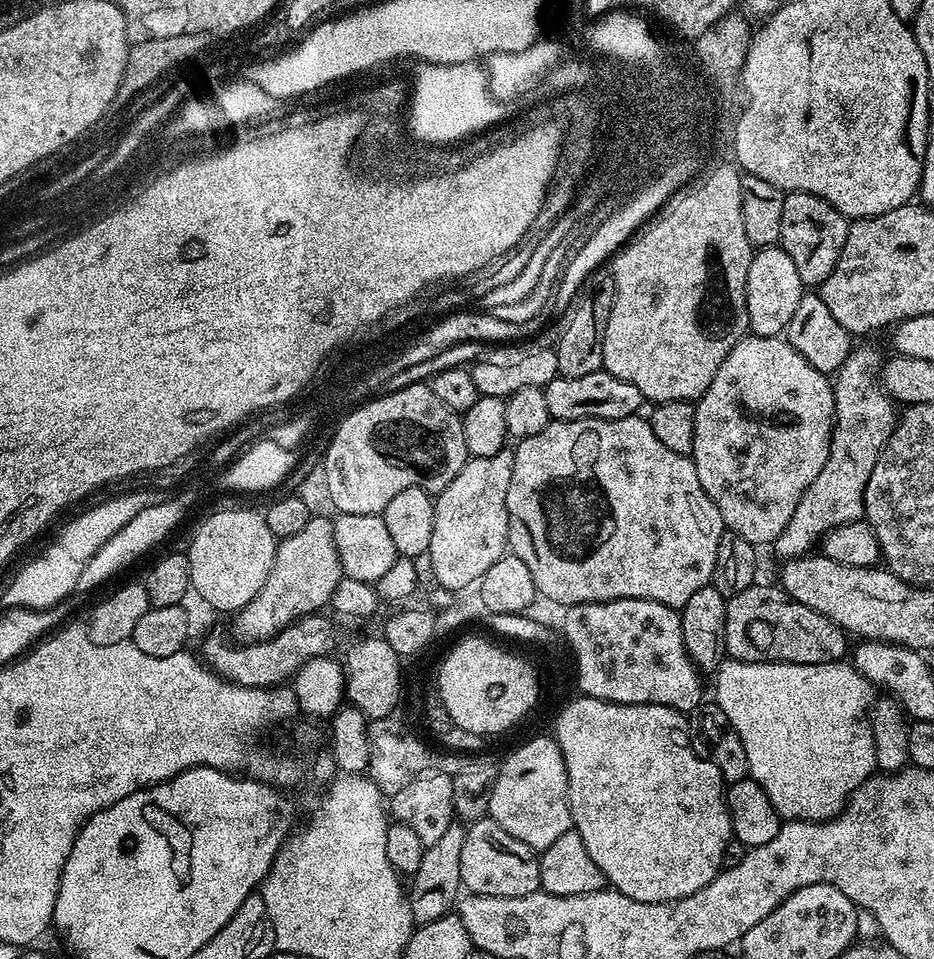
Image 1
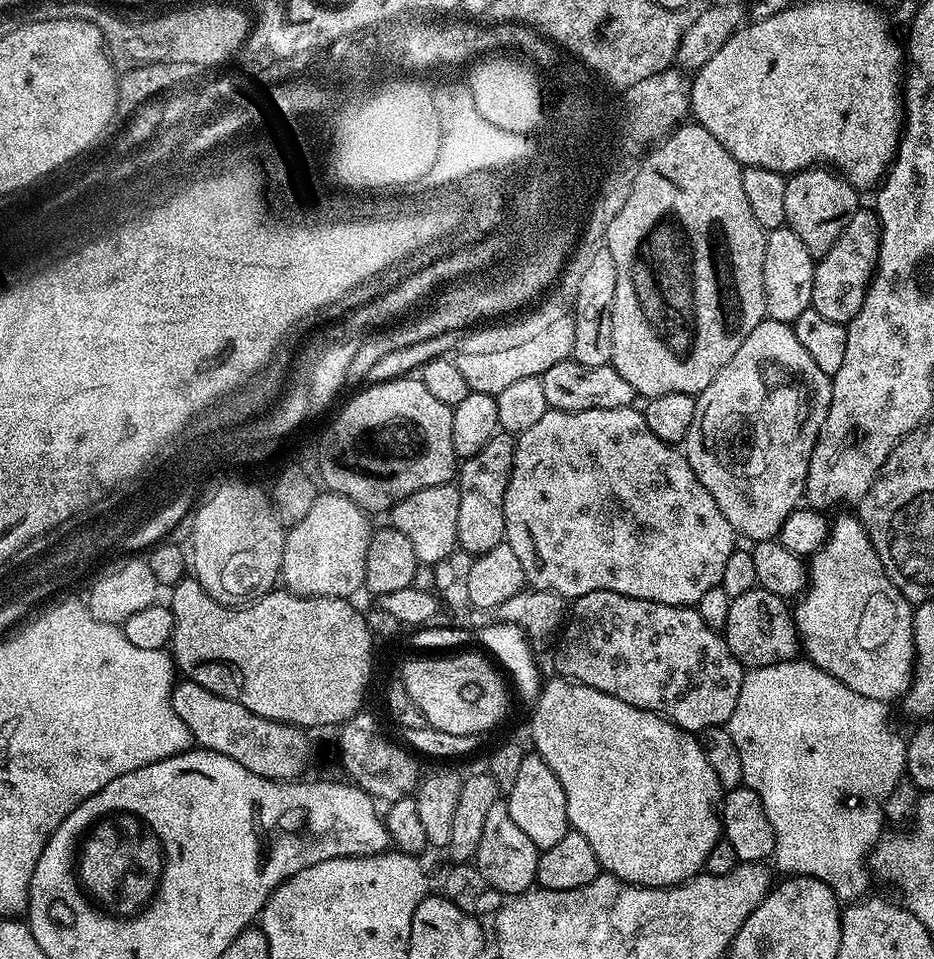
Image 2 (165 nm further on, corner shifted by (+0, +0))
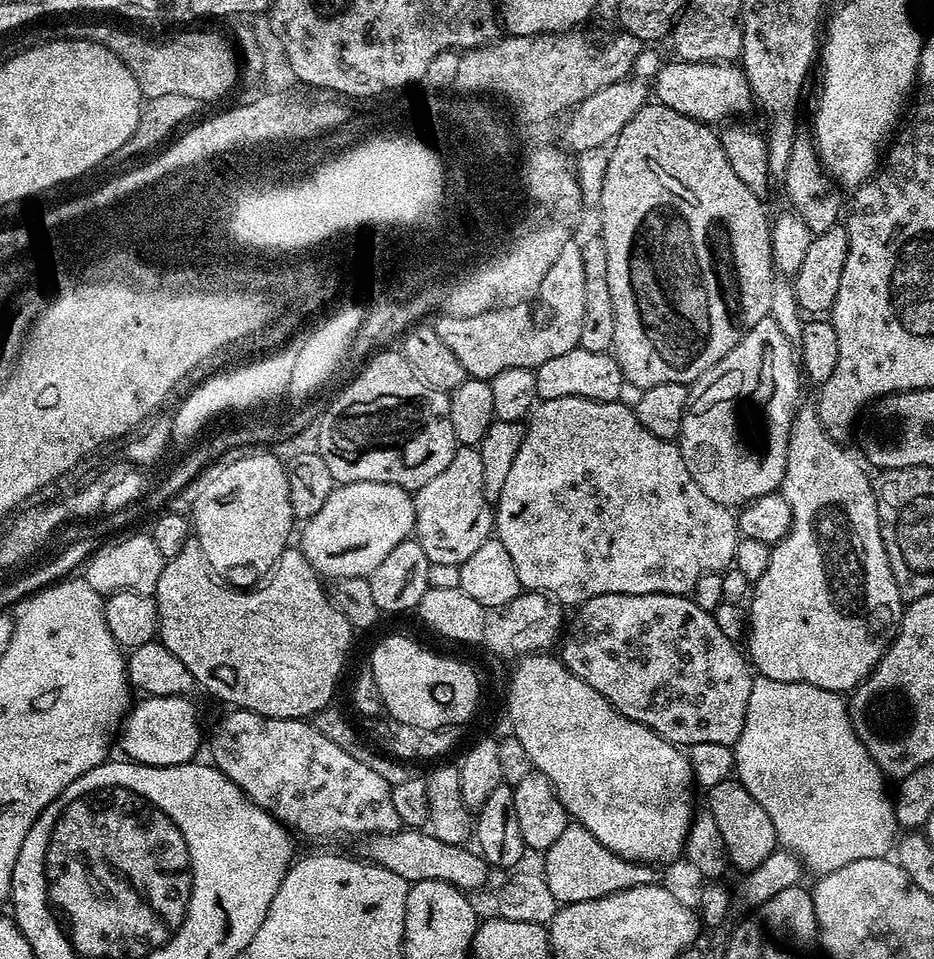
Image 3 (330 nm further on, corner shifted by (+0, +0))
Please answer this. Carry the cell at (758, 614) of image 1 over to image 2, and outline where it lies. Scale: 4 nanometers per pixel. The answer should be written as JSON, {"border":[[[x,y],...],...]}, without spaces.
{"border":[[[759,586],[746,590],[746,594],[732,597],[730,614],[726,614],[722,635],[730,646],[730,654],[748,670],[795,660],[802,648],[789,601]]]}

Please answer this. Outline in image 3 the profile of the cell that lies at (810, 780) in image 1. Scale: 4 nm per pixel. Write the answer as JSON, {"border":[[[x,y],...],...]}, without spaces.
{"border":[[[757,675],[752,681],[750,702],[746,702],[746,722],[734,751],[735,779],[758,798],[758,806],[774,822],[777,845],[799,856],[809,873],[816,872],[817,877],[822,877],[850,866],[850,862],[858,862],[858,858],[887,857],[893,851],[898,825],[890,788],[888,792],[889,781],[852,729],[848,700],[841,693],[822,690],[801,680],[778,682]]]}

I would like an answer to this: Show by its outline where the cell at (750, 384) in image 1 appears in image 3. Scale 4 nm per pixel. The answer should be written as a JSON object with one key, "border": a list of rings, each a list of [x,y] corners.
{"border":[[[769,318],[758,322],[758,326],[750,329],[738,346],[726,354],[726,358],[692,381],[678,443],[694,482],[698,482],[698,486],[702,486],[702,490],[706,490],[707,496],[714,502],[743,506],[754,498],[779,489],[786,472],[788,436],[792,433],[792,422],[802,404],[800,380],[802,368],[793,341],[778,330],[778,322]]]}

